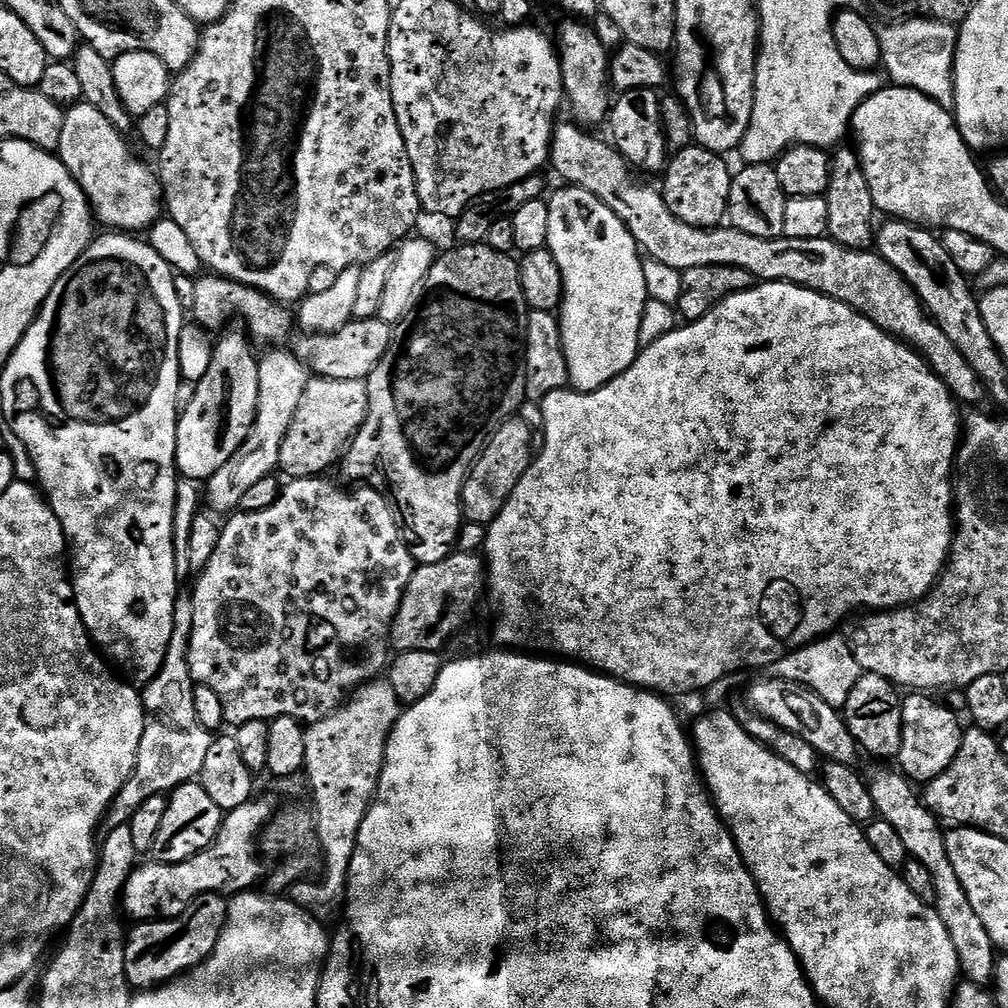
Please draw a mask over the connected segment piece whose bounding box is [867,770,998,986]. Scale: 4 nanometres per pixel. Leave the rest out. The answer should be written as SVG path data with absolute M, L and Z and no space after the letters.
M899 770L876 772L872 780L870 776L867 786L870 790L870 798L874 798L879 819L890 822L890 826L894 826L894 831L902 837L909 857L922 862L922 866L930 870L930 878L934 878L936 899L934 907L938 918L942 918L942 926L946 926L946 934L950 934L950 942L954 944L960 963L961 977L969 984L991 985L998 949L990 934L986 934L986 926L982 926L974 906L970 906L970 898L966 898L966 890L962 890L962 882L958 882L958 874L950 863L950 854L946 854L945 829L941 821L926 807L917 785Z

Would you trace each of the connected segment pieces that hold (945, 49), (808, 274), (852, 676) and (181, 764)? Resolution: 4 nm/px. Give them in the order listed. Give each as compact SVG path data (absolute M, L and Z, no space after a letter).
M909 17L892 23L894 25L882 28L880 44L883 46L883 65L888 68L891 80L897 87L914 88L937 101L942 107L951 109L955 105L955 59L957 29L942 20L932 20L928 17Z
M567 123L556 125L550 168L564 179L565 185L590 190L590 194L606 202L606 206L610 206L610 210L622 218L636 240L636 247L645 257L662 262L681 273L694 266L742 266L742 270L750 270L757 281L796 284L799 288L809 288L829 296L831 300L850 306L881 330L913 348L932 367L932 371L961 405L983 405L980 403L986 400L986 389L974 370L970 370L970 362L966 362L966 358L958 354L954 342L942 334L940 327L924 309L920 295L910 287L906 278L902 278L902 274L898 274L890 262L880 257L879 252L847 248L824 236L799 240L783 235L777 240L771 240L754 238L754 234L742 234L742 230L731 226L690 226L672 213L657 189L655 192L632 177L634 172L628 161L607 139L599 140L581 125Z
M836 635L821 636L820 639L811 640L809 644L804 644L801 648L796 648L778 658L778 662L770 666L771 679L806 686L814 694L818 694L822 702L837 710L843 710L846 698L850 698L850 690L854 690L858 678L862 675L862 669L858 666L858 658L854 658L851 643L845 637L843 640Z
M180 594L174 606L174 630L170 634L170 646L166 646L166 658L162 670L143 689L144 729L142 746L138 746L138 758L134 770L116 795L116 800L108 810L106 824L108 828L117 828L126 824L149 798L171 794L180 784L195 781L202 770L202 762L214 739L213 733L198 722L194 714L194 681L188 665L188 647L190 634L194 626L194 602L191 595Z

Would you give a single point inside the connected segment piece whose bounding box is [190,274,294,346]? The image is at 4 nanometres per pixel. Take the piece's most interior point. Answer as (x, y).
(217, 299)

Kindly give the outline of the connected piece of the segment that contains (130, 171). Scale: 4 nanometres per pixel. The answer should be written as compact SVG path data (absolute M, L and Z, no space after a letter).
M81 102L65 111L58 155L84 191L95 219L108 227L105 229L136 234L139 228L151 229L161 219L162 189L157 173L151 172L124 140L125 133L118 131L102 110Z

